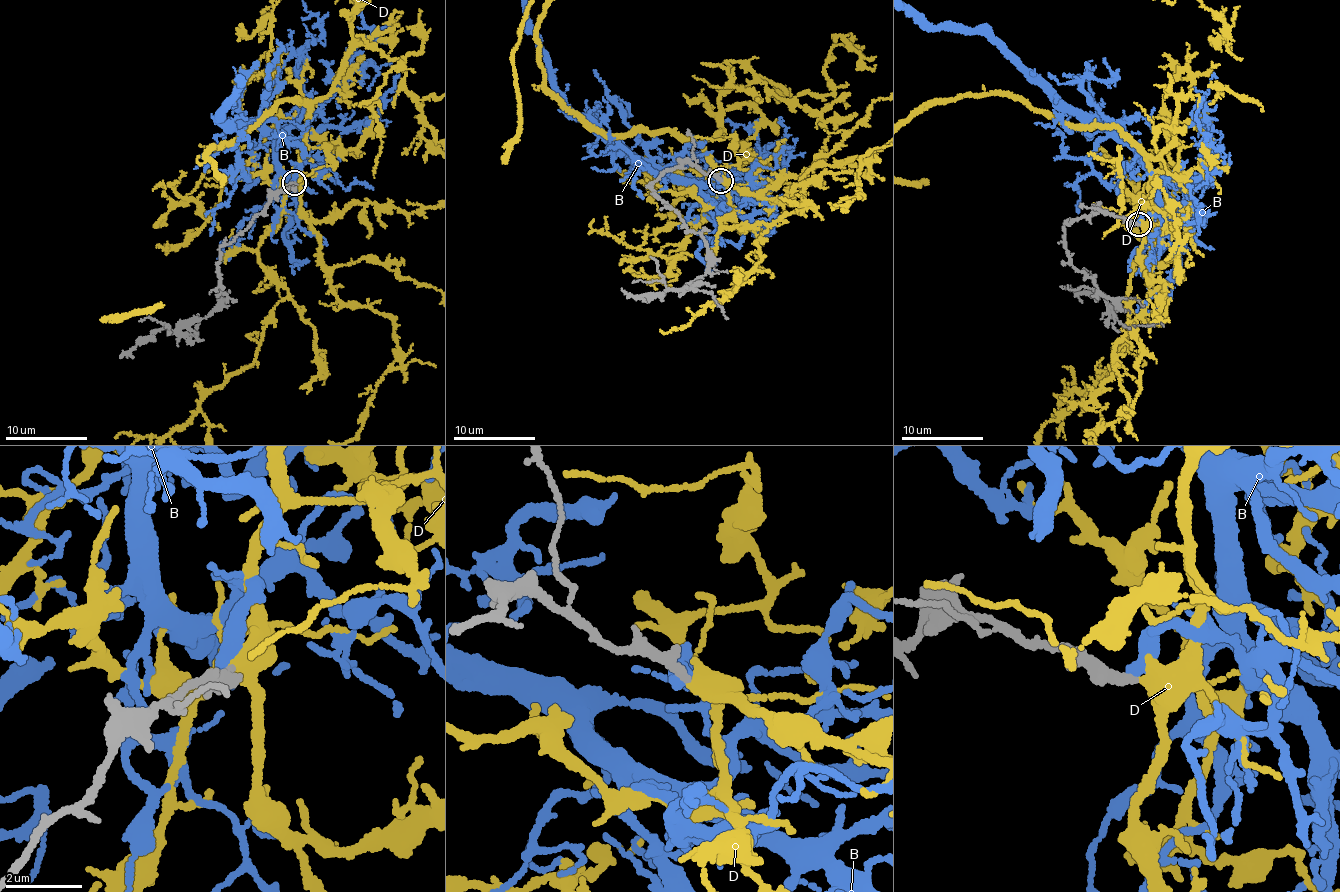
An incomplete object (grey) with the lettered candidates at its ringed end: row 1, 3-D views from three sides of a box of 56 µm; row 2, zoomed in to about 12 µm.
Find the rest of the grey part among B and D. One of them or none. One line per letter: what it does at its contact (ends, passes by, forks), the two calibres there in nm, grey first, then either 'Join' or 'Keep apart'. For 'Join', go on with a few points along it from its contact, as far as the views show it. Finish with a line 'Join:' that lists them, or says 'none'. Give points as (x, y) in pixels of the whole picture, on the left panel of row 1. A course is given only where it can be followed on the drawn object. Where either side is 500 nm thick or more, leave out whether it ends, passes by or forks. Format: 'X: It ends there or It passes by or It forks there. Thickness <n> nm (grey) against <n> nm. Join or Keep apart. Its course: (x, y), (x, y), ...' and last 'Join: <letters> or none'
B: It ends there. Thickness 320 nm (grey) against 380 nm. Keep apart
D: It ends there. Thickness 280 nm (grey) against 420 nm. Join
Join: D

